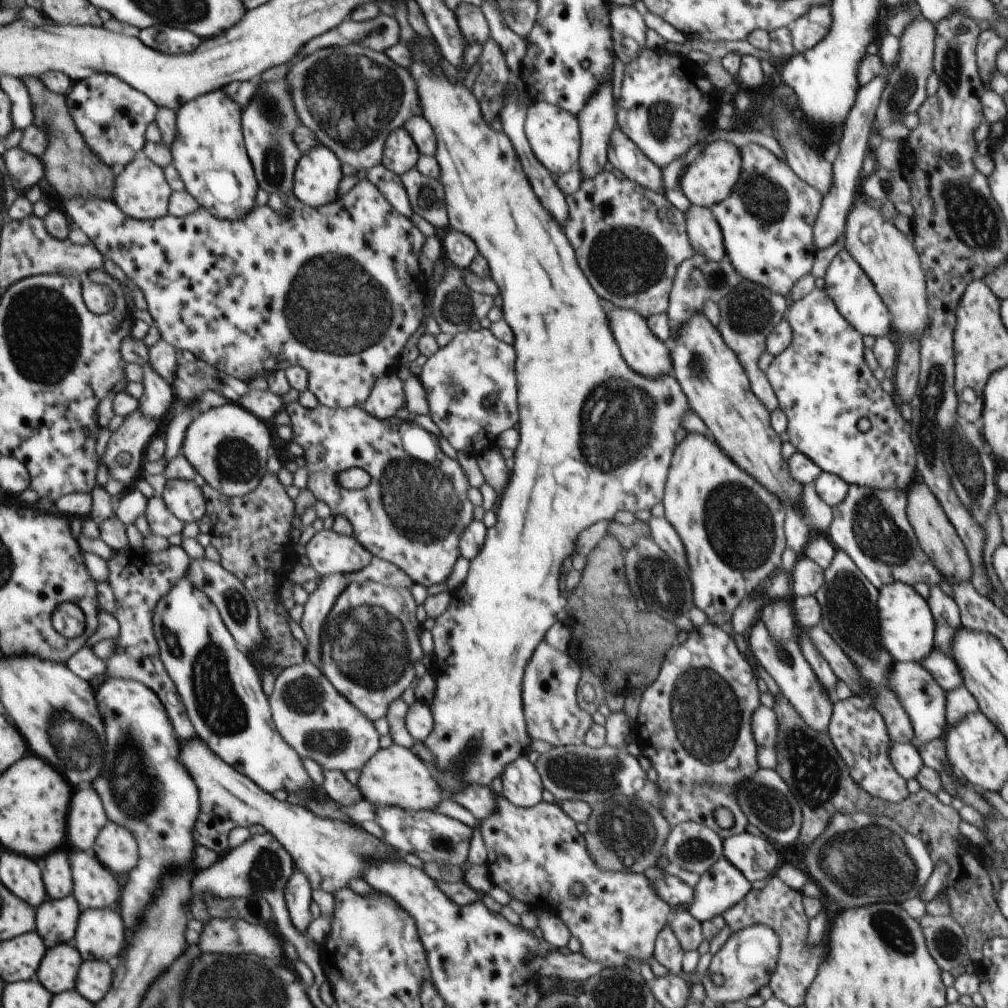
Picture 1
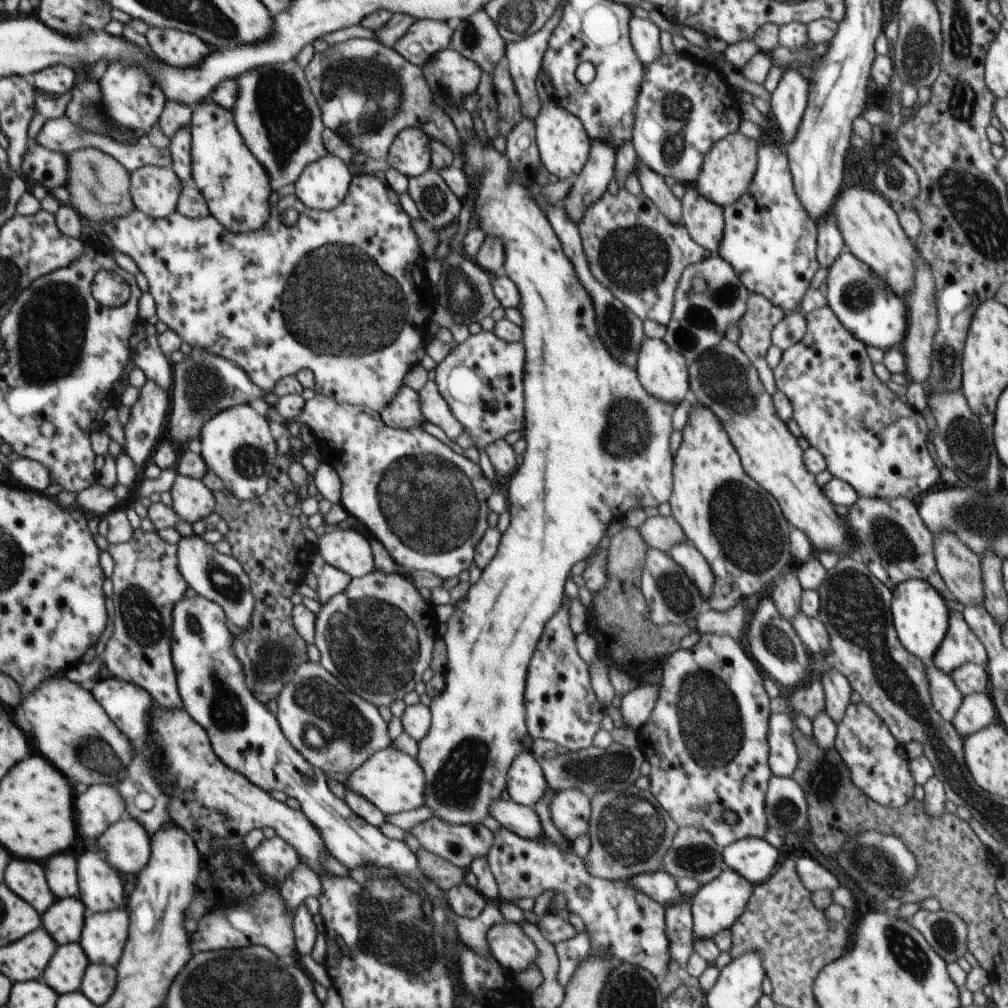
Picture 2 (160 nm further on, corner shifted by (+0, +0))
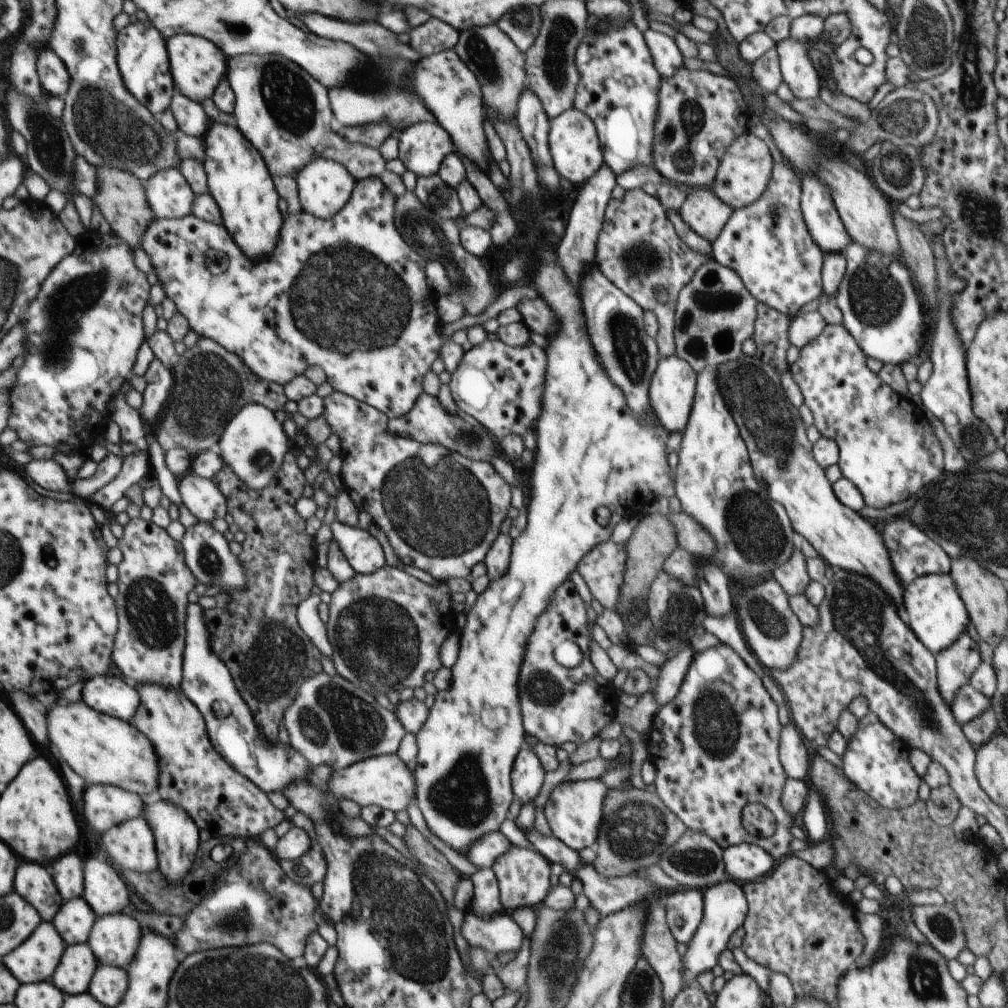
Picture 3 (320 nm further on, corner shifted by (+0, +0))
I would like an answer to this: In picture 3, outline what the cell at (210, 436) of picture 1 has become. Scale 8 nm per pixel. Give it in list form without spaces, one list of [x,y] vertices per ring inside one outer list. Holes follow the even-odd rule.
[[[258,403],[243,406],[222,433],[216,449],[239,479],[252,491],[261,491],[274,478],[274,473],[283,464],[288,452],[288,435],[282,417]]]

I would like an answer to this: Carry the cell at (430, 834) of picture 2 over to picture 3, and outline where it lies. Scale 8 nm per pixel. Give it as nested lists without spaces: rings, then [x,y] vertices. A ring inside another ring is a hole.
[[[491,832],[478,839],[464,856],[468,857],[469,861],[472,861],[478,869],[491,868],[496,859],[501,857],[511,846],[514,845],[502,832]]]

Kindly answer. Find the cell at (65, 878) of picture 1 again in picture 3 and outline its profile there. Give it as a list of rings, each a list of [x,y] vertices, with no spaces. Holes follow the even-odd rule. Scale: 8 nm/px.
[[[76,854],[62,856],[50,865],[54,882],[64,901],[82,897],[85,890],[85,876],[82,876],[82,860]]]

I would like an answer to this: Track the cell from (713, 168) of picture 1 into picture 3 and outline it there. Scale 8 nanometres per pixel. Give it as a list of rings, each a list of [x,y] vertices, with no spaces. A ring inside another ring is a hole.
[[[746,132],[727,148],[720,161],[711,190],[734,210],[750,206],[762,196],[769,185],[775,162],[767,144],[753,133]]]

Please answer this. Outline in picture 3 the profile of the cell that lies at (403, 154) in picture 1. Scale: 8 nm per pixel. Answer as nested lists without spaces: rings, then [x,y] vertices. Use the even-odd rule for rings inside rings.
[[[418,122],[398,135],[399,159],[417,177],[439,172],[442,161],[454,152],[450,134],[438,122]]]

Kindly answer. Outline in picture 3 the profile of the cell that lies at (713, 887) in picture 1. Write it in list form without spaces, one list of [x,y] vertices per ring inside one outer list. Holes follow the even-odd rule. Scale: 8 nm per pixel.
[[[728,880],[708,887],[702,892],[703,917],[694,936],[687,944],[686,954],[681,958],[684,986],[698,985],[697,978],[719,964],[719,956],[727,949],[733,932],[743,925],[747,915],[747,898],[743,887],[736,881]]]

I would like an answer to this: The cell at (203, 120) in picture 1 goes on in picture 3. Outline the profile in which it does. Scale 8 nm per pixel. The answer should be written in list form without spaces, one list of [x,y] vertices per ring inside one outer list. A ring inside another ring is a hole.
[[[212,121],[203,142],[206,160],[202,163],[210,195],[221,210],[223,225],[249,259],[260,261],[268,257],[281,238],[285,213],[283,201],[274,187],[264,159],[238,128],[221,122]]]

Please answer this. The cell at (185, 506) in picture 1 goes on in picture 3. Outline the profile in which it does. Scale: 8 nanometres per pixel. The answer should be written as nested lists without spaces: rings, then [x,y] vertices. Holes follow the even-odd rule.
[[[192,472],[180,478],[179,493],[183,503],[199,521],[224,519],[229,512],[222,491],[210,479],[194,475]]]

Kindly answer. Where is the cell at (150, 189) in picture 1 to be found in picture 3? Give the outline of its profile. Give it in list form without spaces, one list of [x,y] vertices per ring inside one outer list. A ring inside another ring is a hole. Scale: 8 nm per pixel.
[[[166,169],[144,182],[156,219],[184,218],[194,212],[195,192],[178,169]]]

